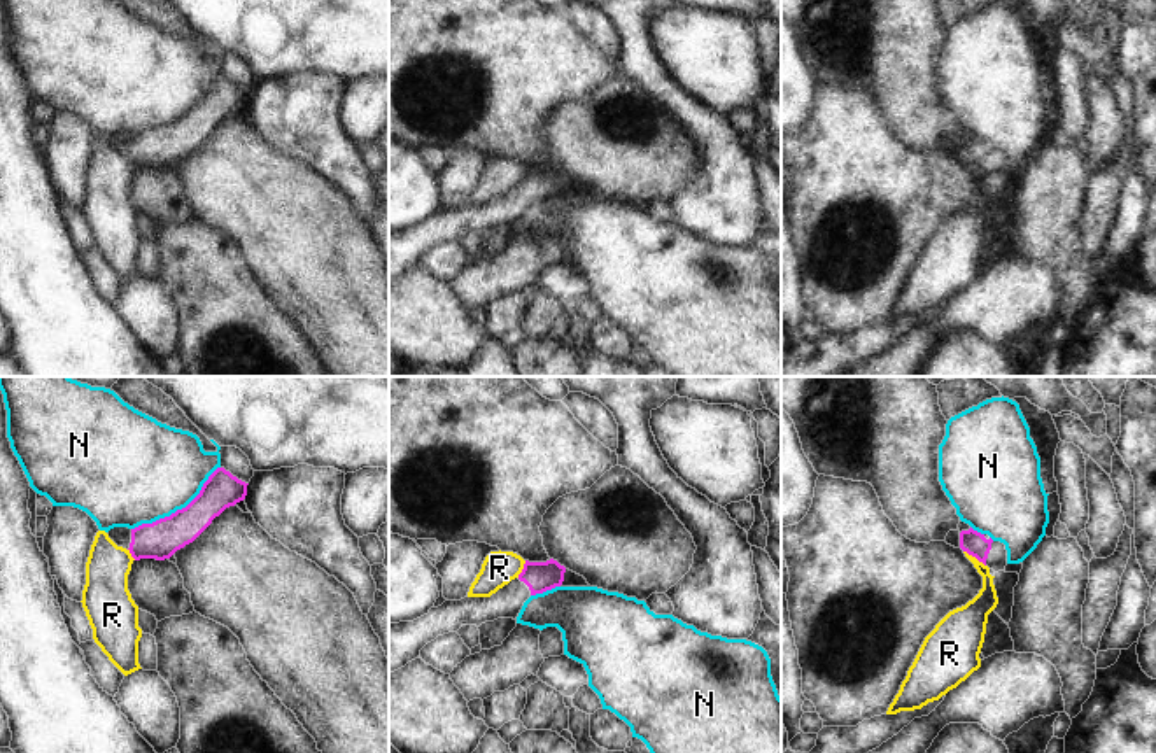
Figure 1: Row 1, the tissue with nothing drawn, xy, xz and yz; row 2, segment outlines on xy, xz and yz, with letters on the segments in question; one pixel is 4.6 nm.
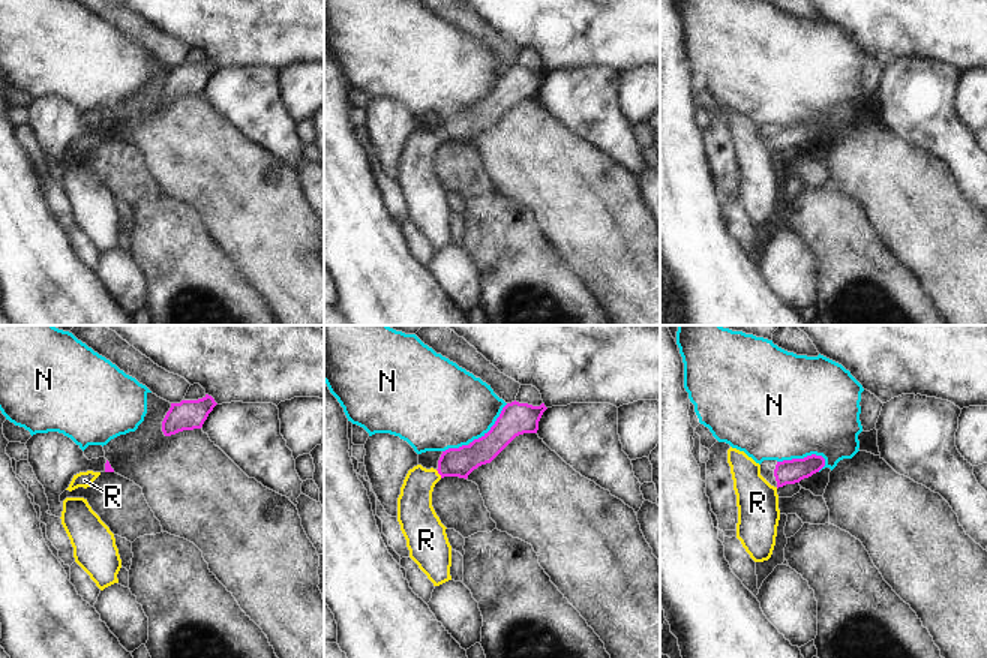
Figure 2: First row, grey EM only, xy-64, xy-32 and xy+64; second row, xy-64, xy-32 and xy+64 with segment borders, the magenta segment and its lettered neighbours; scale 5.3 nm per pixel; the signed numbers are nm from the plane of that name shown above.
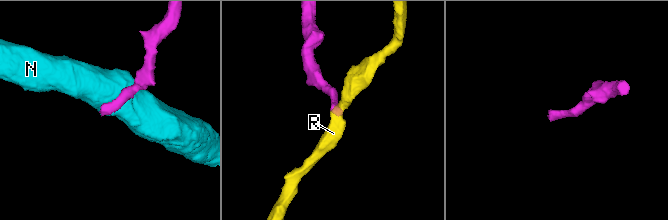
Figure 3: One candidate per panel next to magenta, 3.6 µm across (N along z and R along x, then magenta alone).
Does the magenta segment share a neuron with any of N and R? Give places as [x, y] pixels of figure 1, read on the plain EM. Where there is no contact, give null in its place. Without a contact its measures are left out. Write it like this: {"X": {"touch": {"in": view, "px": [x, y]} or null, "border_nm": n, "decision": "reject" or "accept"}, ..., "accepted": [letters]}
{"N": {"touch": {"in": "xy", "px": [177, 118]}, "border_nm": 500, "decision": "reject"}, "R": {"touch": {"in": "yz", "px": [974, 163]}, "border_nm": 130, "decision": "reject"}, "accepted": []}

